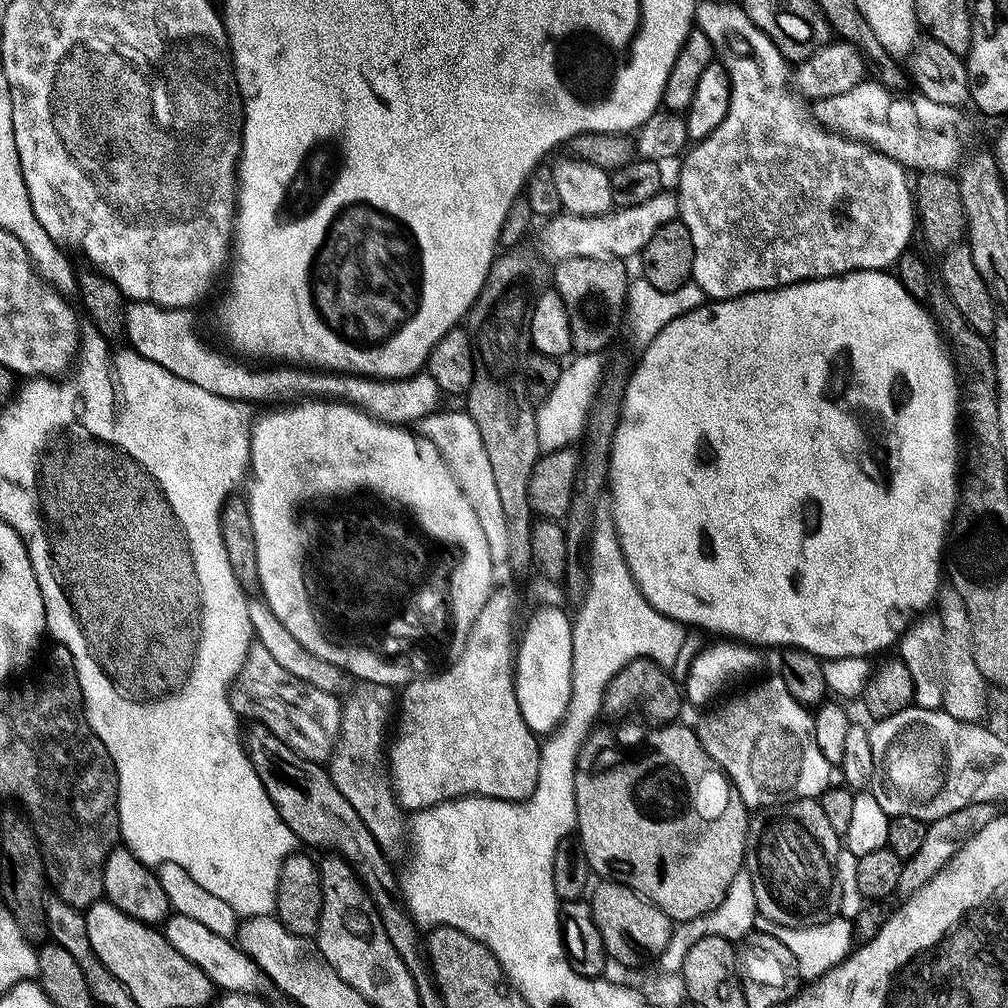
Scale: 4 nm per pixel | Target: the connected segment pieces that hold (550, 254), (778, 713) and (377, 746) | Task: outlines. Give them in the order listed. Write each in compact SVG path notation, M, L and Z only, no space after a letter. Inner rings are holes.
M668 190L654 194L638 206L616 208L600 216L575 216L557 214L543 221L544 229L536 238L538 248L551 262L569 260L570 258L613 258L635 257L654 238L654 234L663 224L677 219L678 200Z
M769 674L753 688L719 704L713 712L695 721L696 736L706 754L718 762L732 781L749 810L771 809L789 800L810 800L829 787L834 768L822 758L818 742L814 742L813 713L790 698L790 690L786 690L786 682L780 676Z
M357 683L343 697L340 706L340 737L336 747L326 761L326 767L334 786L358 810L358 818L374 834L380 847L385 850L396 848L406 836L406 812L400 807L392 793L392 782L386 767L386 736L384 727L394 716L394 692L387 684Z

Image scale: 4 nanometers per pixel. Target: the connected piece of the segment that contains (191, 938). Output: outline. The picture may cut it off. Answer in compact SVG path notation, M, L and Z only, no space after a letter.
M175 914L169 915L164 921L162 931L170 946L174 946L174 950L178 950L182 958L190 958L190 962L194 962L194 966L198 966L198 970L202 970L202 974L206 974L217 989L224 988L220 990L225 993L252 994L257 991L256 987L259 986L260 980L262 981L260 968L231 939L214 934L212 930L202 926L202 922L194 922L194 918Z

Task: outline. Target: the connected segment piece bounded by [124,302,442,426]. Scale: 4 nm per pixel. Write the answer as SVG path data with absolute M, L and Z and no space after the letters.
M132 302L124 310L124 331L127 343L142 358L150 358L150 362L158 362L158 366L170 370L178 378L186 378L186 382L194 382L194 386L202 386L202 390L210 390L210 394L218 394L222 398L231 400L268 400L271 396L292 396L288 398L335 398L337 401L353 404L355 408L373 416L376 420L386 421L388 424L401 426L415 425L417 420L426 418L431 412L441 407L442 393L438 382L421 370L414 376L407 376L404 380L377 380L371 376L357 376L355 374L317 374L312 370L299 370L294 366L276 366L273 372L250 372L238 364L232 363L231 355L223 356L216 348L211 348L200 337L196 329L196 320L193 313L187 308L163 308L157 304L142 304Z

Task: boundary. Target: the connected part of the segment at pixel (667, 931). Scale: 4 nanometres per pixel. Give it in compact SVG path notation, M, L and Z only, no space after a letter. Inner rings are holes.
M606 880L597 883L591 889L590 903L594 914L594 926L602 934L605 953L620 964L640 964L643 960L659 957L666 950L673 932L674 922L658 906L642 898L625 884L617 880Z

